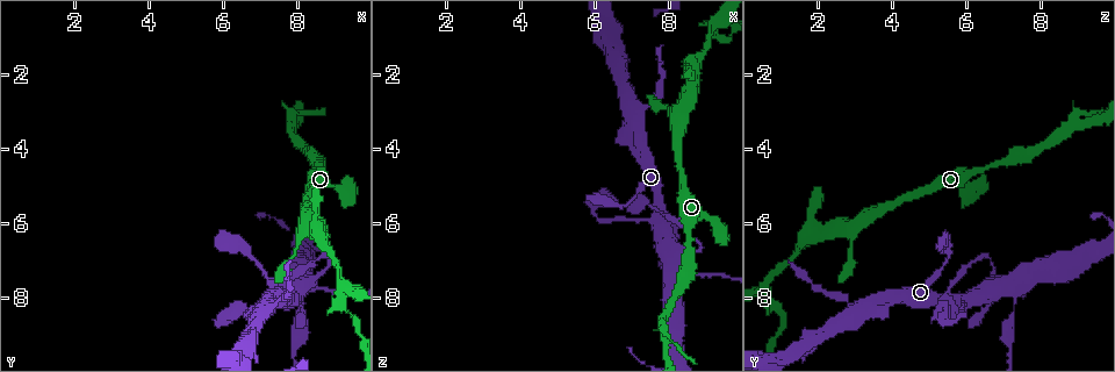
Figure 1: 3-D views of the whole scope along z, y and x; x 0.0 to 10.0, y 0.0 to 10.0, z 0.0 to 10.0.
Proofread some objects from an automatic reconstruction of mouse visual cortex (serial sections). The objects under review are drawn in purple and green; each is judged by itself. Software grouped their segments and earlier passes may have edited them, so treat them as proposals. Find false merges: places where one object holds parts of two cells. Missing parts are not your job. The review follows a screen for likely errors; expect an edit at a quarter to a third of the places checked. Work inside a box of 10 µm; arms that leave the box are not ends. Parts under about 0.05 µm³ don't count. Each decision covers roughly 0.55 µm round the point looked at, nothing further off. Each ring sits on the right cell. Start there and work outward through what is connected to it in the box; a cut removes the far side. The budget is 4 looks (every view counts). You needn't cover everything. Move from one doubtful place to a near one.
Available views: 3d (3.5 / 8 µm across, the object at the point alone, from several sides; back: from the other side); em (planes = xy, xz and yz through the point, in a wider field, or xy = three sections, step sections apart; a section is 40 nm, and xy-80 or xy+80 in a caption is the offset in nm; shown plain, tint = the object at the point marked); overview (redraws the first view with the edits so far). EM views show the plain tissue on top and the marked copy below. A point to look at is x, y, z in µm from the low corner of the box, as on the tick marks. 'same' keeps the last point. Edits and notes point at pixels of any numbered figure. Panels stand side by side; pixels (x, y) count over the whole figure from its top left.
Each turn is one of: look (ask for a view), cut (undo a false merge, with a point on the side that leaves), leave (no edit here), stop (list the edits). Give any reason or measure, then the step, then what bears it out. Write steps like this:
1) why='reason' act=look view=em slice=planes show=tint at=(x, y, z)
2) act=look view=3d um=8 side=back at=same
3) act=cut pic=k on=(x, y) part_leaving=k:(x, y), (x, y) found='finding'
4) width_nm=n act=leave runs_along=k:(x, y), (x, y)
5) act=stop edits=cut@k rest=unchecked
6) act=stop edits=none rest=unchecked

why='abrupt turn' act=look view=3d um=3.5 at=(8.85, 7.00, 6.60)

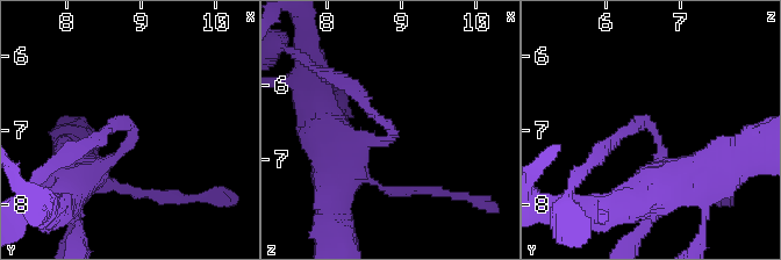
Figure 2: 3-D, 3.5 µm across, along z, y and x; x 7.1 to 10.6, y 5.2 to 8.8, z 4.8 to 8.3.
arm_widths_nm=150,450 act=look view=em slice=xy step=1 show=tint at=(8.85, 7.05, 6.70)

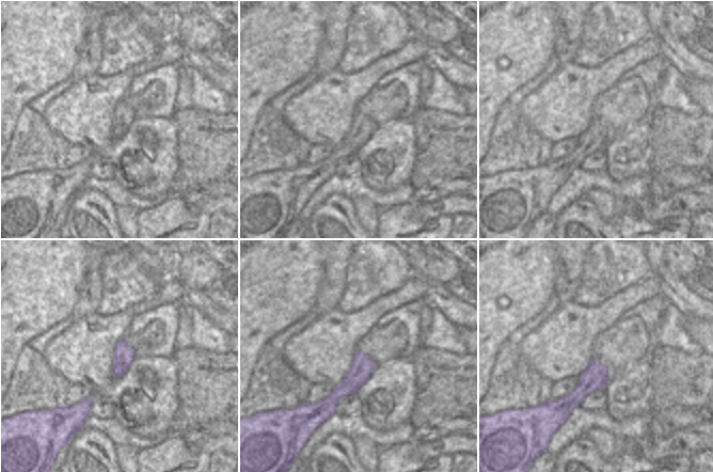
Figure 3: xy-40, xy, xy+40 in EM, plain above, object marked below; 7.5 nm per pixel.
act=leave found='continuous, no second cell'

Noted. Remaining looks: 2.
why='calibre changes' act=look view=3d um=3.5 at=(7.20, 8.40, 3.05)

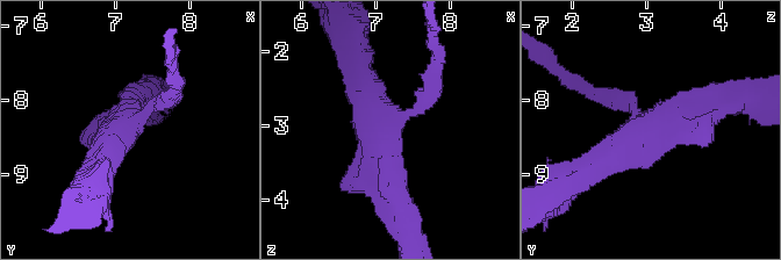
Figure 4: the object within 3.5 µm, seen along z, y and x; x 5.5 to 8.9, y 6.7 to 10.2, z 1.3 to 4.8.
act=cut pic=4 on=(594, 94) part_leaving=4:(633, 102), (595, 95), (553, 67) found='two cells meet here'

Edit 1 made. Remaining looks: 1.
act=stop edits=cut@4 rest=unchecked

